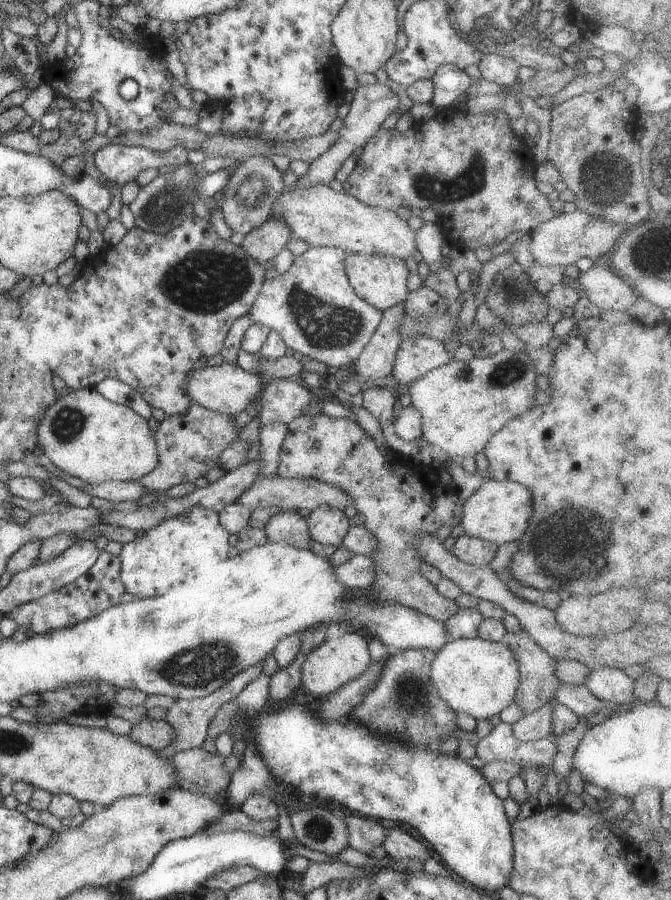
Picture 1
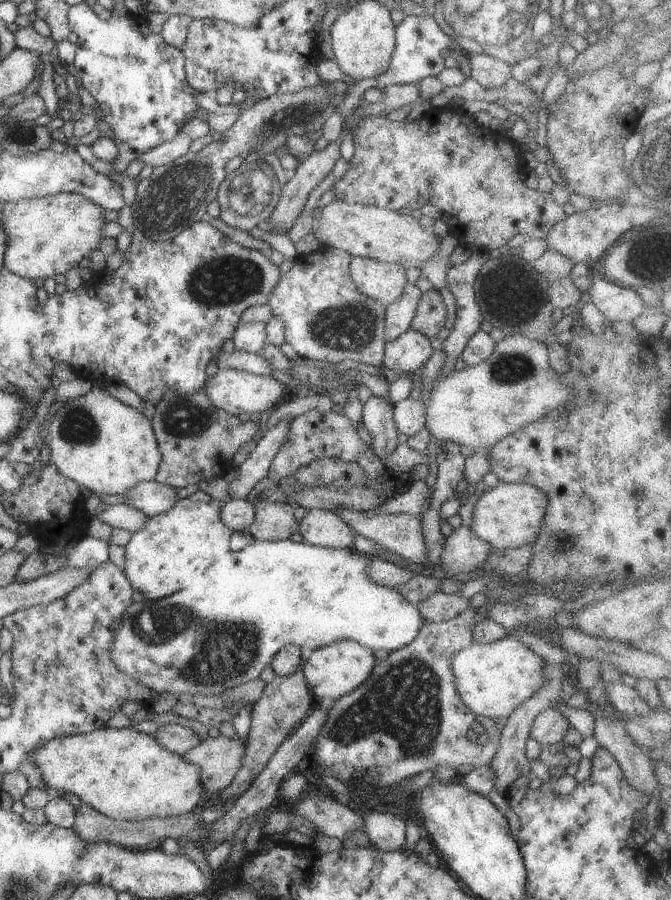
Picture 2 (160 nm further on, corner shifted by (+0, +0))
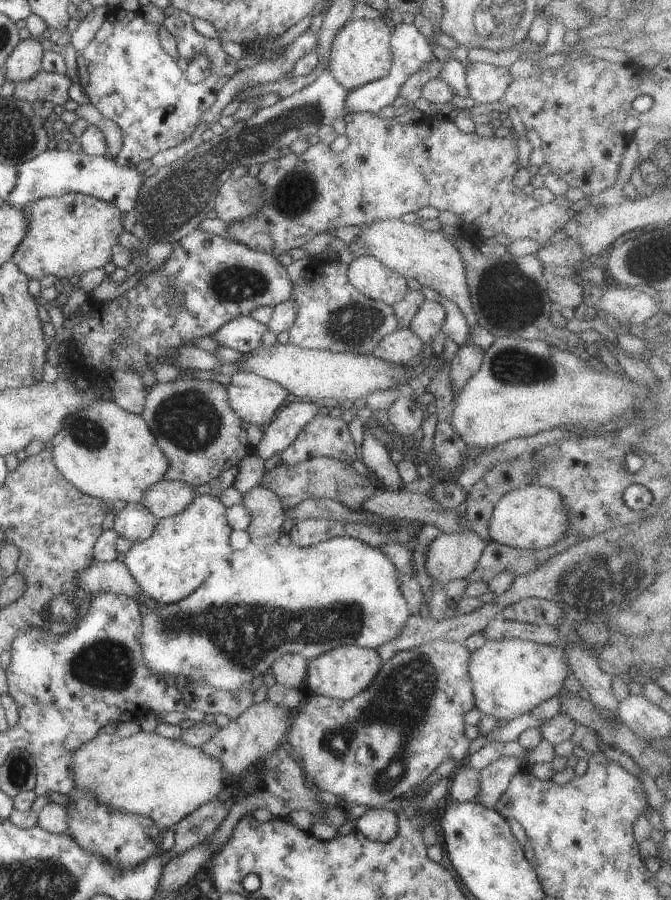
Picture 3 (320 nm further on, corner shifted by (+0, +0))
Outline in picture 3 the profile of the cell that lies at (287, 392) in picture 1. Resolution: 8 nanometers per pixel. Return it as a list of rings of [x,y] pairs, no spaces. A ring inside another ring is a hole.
[[[177,377],[147,388],[139,416],[149,427],[168,460],[162,480],[186,482],[192,487],[210,482],[247,454],[247,439],[241,419],[228,402],[226,388],[211,379]]]

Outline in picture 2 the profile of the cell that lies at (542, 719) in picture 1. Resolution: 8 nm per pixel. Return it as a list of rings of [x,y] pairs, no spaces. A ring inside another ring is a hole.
[[[549,707],[537,713],[532,720],[528,736],[540,745],[550,745],[563,741],[569,728],[565,717],[557,710]]]

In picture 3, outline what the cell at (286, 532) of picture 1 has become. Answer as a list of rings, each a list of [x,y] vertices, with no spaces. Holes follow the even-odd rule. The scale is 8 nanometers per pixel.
[[[254,485],[242,494],[240,502],[251,515],[247,532],[253,547],[262,549],[272,545],[279,538],[281,523],[285,520],[284,508],[279,497],[263,485]]]

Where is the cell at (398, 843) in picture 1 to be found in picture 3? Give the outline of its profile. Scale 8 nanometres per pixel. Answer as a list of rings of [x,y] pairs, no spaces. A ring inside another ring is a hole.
[[[382,808],[367,809],[356,820],[355,830],[370,841],[387,842],[397,832],[395,813]]]

